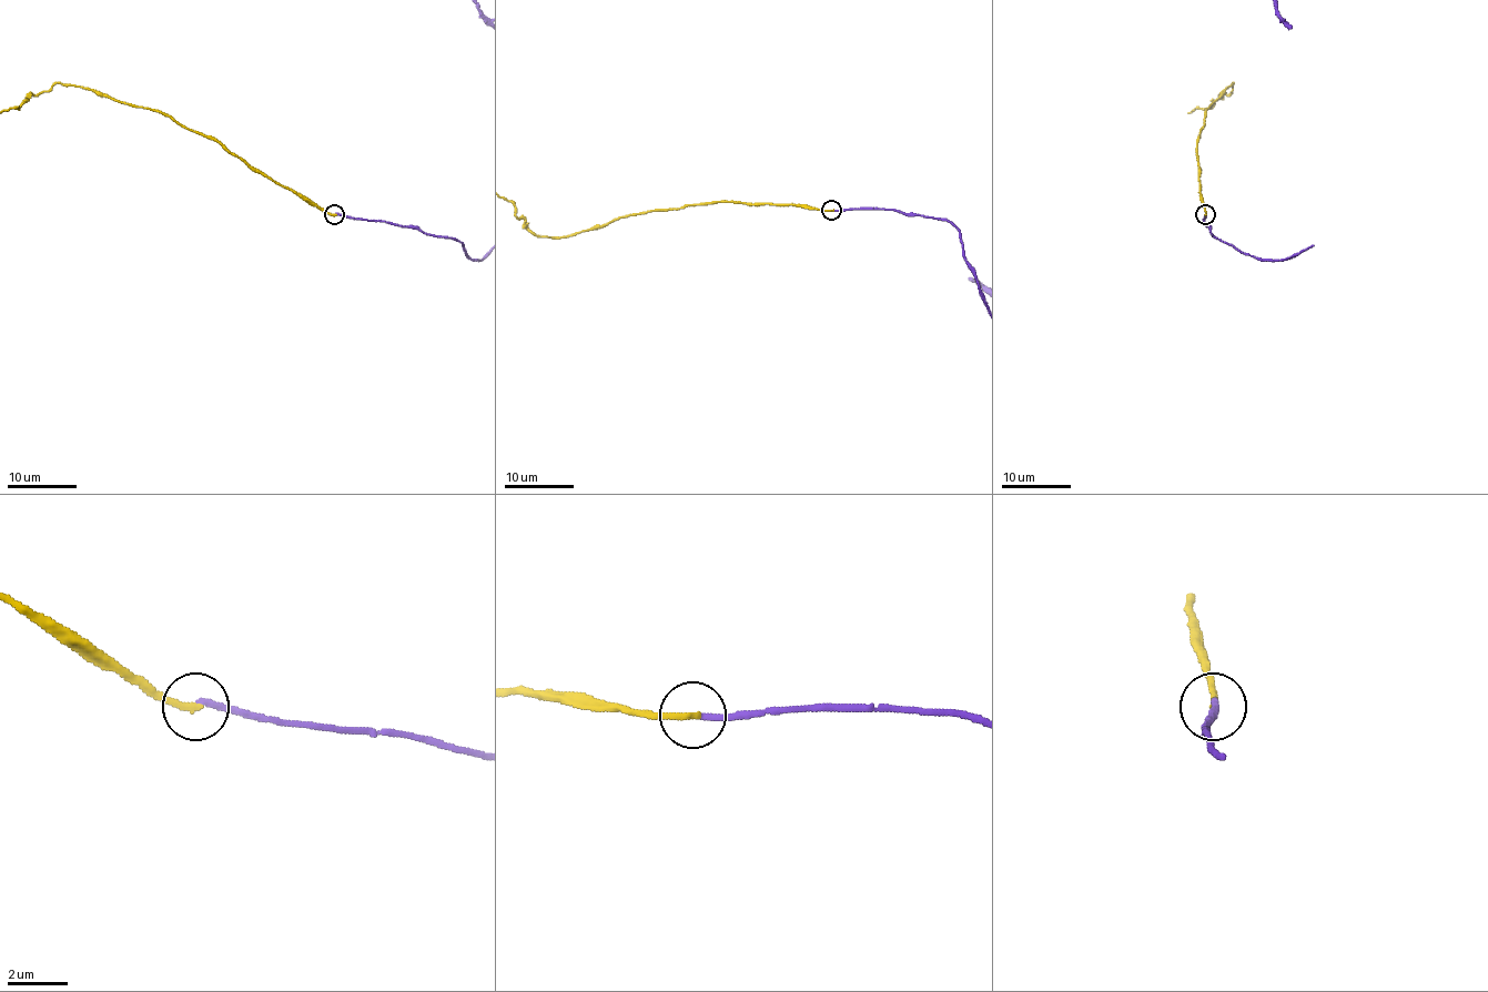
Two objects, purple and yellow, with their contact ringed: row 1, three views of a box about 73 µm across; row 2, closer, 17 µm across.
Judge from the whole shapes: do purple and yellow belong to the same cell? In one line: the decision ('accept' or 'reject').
reject

